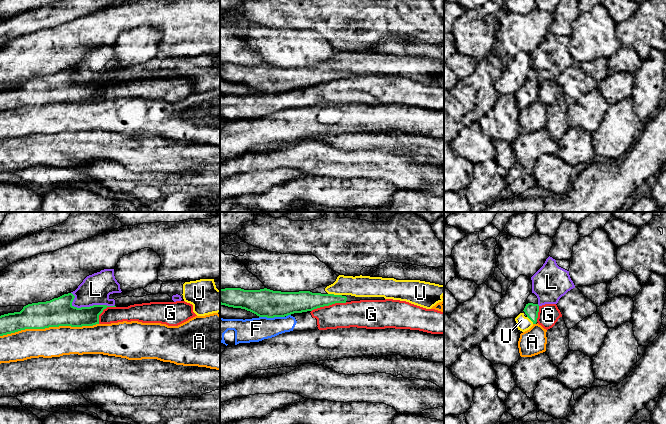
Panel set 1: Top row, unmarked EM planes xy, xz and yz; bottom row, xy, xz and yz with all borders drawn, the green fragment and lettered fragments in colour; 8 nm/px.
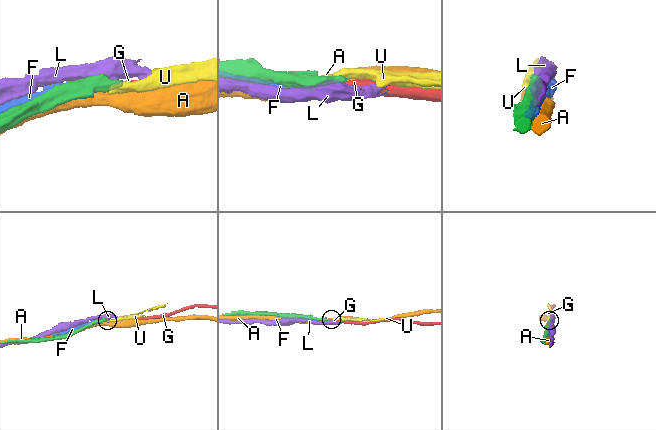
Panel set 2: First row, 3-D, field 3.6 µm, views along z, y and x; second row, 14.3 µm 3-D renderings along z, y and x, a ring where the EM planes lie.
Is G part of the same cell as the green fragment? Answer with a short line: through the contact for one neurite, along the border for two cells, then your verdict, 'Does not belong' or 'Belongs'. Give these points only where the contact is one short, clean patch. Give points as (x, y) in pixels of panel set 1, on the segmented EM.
Line: xz (346, 302), (335, 302), (314, 308), (311, 311). Does not belong

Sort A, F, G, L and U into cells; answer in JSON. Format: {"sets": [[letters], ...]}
{"sets": [["A"], ["F", "G"], ["L"], ["U"]]}

